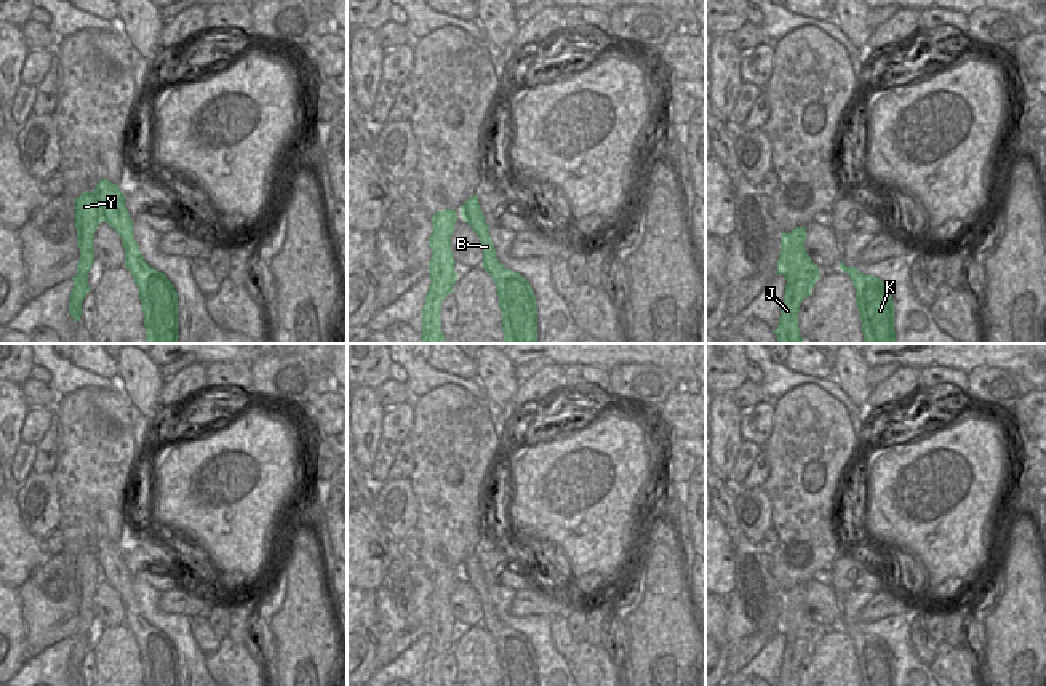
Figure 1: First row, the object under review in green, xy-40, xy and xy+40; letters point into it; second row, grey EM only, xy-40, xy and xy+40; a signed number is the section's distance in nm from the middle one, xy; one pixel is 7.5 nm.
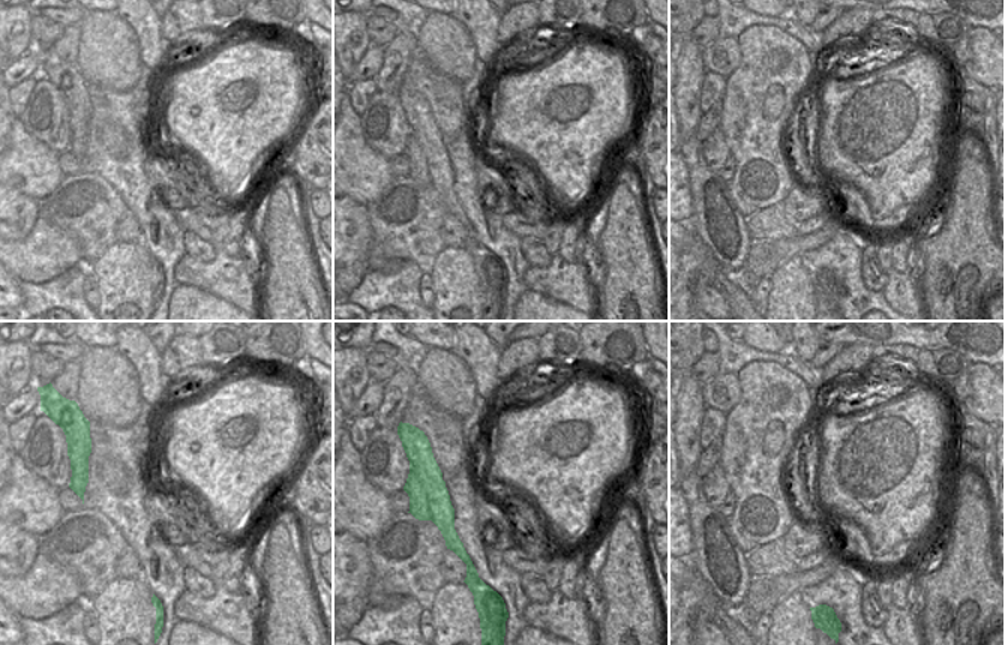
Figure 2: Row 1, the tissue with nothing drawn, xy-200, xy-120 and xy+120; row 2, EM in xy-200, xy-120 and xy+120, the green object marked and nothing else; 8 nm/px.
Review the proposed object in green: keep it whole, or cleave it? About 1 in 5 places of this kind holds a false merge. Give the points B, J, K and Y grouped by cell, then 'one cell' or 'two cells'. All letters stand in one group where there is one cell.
B J K Y; one cell

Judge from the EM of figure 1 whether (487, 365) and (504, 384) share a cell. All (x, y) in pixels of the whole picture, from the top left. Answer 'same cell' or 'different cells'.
same cell

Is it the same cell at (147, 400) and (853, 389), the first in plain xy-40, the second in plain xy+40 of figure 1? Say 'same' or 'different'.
same

